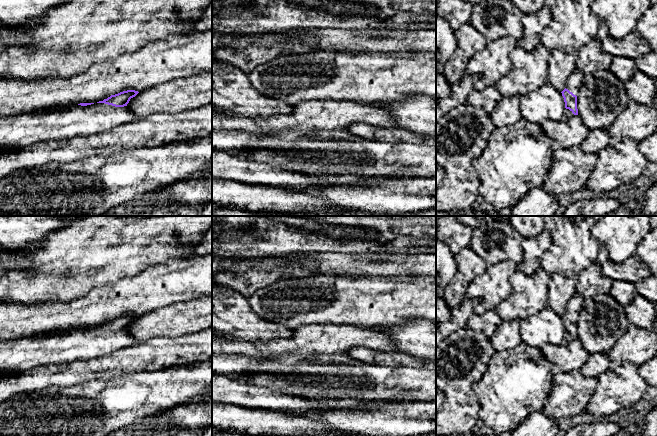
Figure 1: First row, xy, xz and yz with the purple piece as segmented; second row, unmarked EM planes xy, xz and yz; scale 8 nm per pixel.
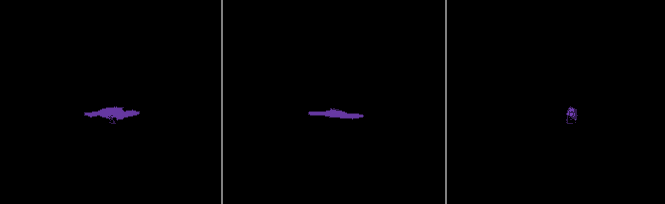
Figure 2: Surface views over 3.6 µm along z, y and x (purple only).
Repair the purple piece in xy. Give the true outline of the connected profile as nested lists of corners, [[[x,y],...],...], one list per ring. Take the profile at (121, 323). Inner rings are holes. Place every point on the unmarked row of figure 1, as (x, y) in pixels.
[[[127,314],[97,327],[80,327],[67,331],[38,334],[0,342],[0,372],[25,372],[43,365],[64,364],[106,355],[136,344],[127,328],[139,316]]]

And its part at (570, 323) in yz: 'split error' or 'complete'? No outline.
split error

